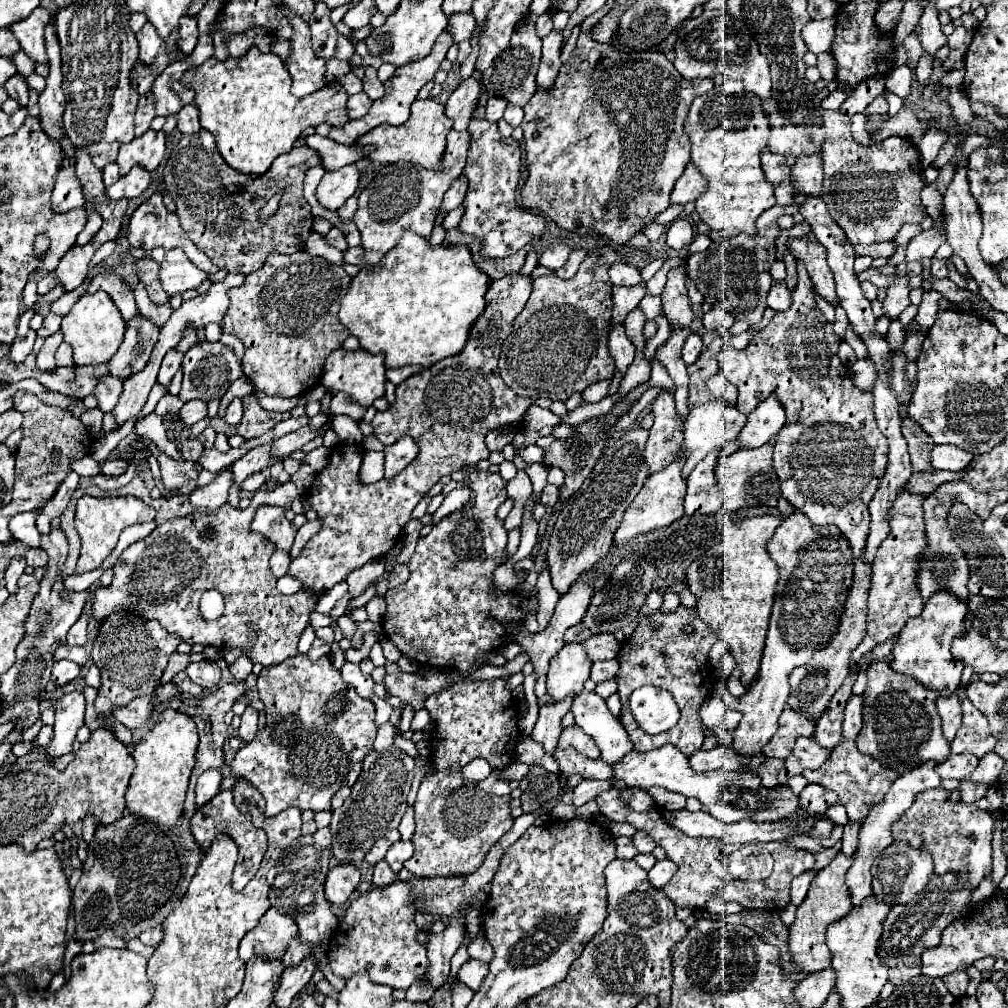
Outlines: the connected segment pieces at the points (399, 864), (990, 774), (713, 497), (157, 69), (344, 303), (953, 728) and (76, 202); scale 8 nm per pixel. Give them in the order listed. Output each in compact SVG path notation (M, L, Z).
M399 841L399 843L395 843L395 845L389 847L389 851L385 855L385 861L389 863L389 867L395 873L399 873L403 869L403 863L413 855L413 851L415 849L413 849L413 843L411 841Z
M987 753L985 757L979 759L979 765L977 765L977 769L973 771L971 781L975 781L975 783L985 783L987 787L993 787L995 781L997 781L997 777L999 777L999 773L1001 773L1001 769L1003 769L1001 757L999 757L997 753Z
M727 441L717 453L709 453L705 461L701 461L693 473L687 477L687 493L685 493L685 517L691 515L713 515L721 509L721 495L717 493L717 483L713 477L713 469L717 465L717 457L721 453L735 453L737 441Z
M165 51L159 53L157 61L153 65L143 65L143 63L137 63L131 71L131 87L143 95L143 93L149 93L151 87L153 87L153 81L159 77L159 73L163 73L163 69L169 65L169 59L165 55Z
M407 231L403 233L401 241L385 255L381 265L361 267L361 271L351 279L351 285L341 299L339 321L345 325L345 329L349 329L351 335L359 339L359 347L363 351L383 353L387 367L431 367L463 349L469 325L473 325L473 321L485 309L487 287L489 277L473 265L467 247L431 247L427 237L417 237L415 233Z
M957 695L953 697L939 697L937 699L937 711L943 721L943 735L947 741L953 741L959 725L961 725L961 707L957 701Z
M63 159L63 167L59 171L59 177L51 195L51 209L53 213L67 213L83 205L85 205L85 199L81 193L81 183L75 177L75 165L73 161Z

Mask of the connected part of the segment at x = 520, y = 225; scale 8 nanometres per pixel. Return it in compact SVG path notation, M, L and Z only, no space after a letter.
M473 117L467 131L471 133L471 143L467 163L463 167L463 177L467 177L469 189L463 201L465 213L457 229L481 241L481 257L505 259L517 253L527 243L531 243L533 239L541 237L545 231L545 219L537 213L521 209L515 201L521 165L519 143L513 137L501 137L497 123L489 123L485 119Z

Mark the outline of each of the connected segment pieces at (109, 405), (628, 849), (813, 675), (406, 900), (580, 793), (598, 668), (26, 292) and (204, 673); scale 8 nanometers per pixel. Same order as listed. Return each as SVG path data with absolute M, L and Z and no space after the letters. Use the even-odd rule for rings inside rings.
M107 375L103 377L97 387L93 389L93 395L97 397L97 407L107 413L107 411L113 411L113 407L119 403L119 397L123 393L123 381L119 377L113 377L113 375Z
M617 837L615 845L617 845L617 859L631 861L637 855L637 849L633 847L633 839L631 837Z
M855 559L855 581L851 585L847 603L845 603L845 613L841 617L841 631L835 633L835 637L829 641L831 645L827 645L825 649L817 651L815 657L805 663L803 667L797 667L791 675L789 675L789 685L791 685L791 695L789 695L789 707L805 713L809 719L817 721L821 717L821 713L827 709L833 693L843 685L845 677L849 675L849 657L853 653L853 649L863 641L865 637L865 615L867 615L867 593L869 593L869 573L871 569L865 565L865 561Z
M397 881L395 885L375 887L351 901L347 913L329 941L327 957L335 975L351 979L353 973L365 971L373 983L389 985L391 989L409 989L421 973L425 973L427 949L417 941L417 927L413 923L413 885Z
M583 779L583 781L575 787L575 791L573 791L573 803L575 803L575 807L579 807L579 805L591 801L593 797L597 797L599 793L603 793L605 789L611 789L611 787L615 787L611 779L605 779L605 781Z
M611 659L611 661L597 661L593 663L591 667L591 679L595 683L601 683L601 681L609 681L613 679L617 673L617 659Z
M29 279L27 281L27 285L25 285L25 289L23 289L23 301L25 301L25 305L27 307L33 307L33 303L37 301L37 291L35 291L35 279Z
M199 661L199 663L189 663L185 673L199 683L201 687L213 687L219 683L221 679L221 669L209 661Z

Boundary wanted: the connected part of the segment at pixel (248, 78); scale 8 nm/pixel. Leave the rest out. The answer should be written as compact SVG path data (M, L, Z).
M255 45L239 59L227 57L225 61L219 61L215 57L207 59L205 63L191 67L183 75L183 85L191 87L195 91L195 107L199 109L199 121L201 127L215 135L217 149L221 157L237 171L249 173L253 177L265 173L273 159L281 153L287 153L287 149L293 147L295 139L303 133L307 127L317 127L319 123L329 123L335 127L345 125L349 121L347 117L347 93L341 87L339 81L333 81L325 87L321 87L317 93L307 95L303 99L291 95L291 75L283 61L275 53L263 53Z

